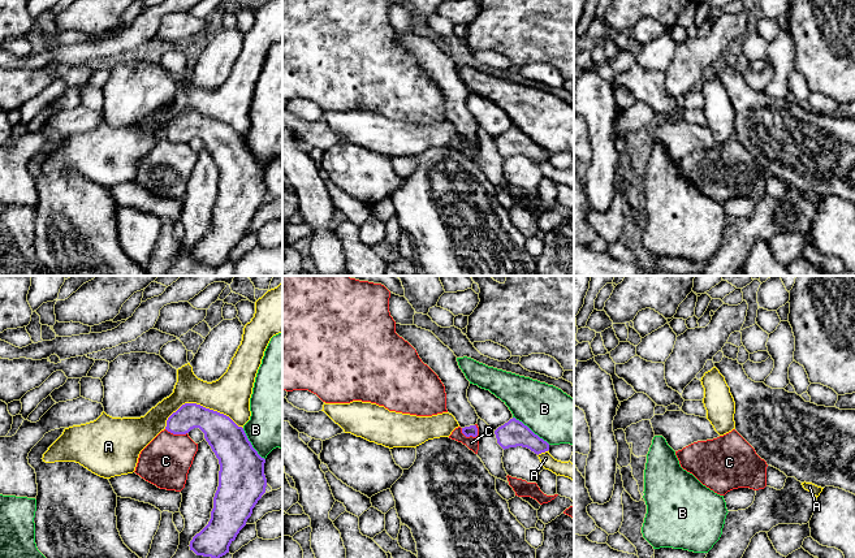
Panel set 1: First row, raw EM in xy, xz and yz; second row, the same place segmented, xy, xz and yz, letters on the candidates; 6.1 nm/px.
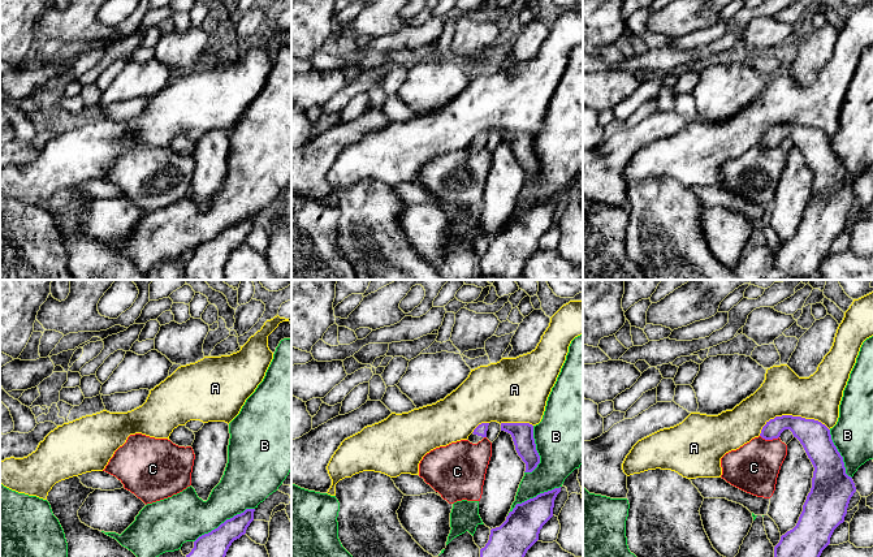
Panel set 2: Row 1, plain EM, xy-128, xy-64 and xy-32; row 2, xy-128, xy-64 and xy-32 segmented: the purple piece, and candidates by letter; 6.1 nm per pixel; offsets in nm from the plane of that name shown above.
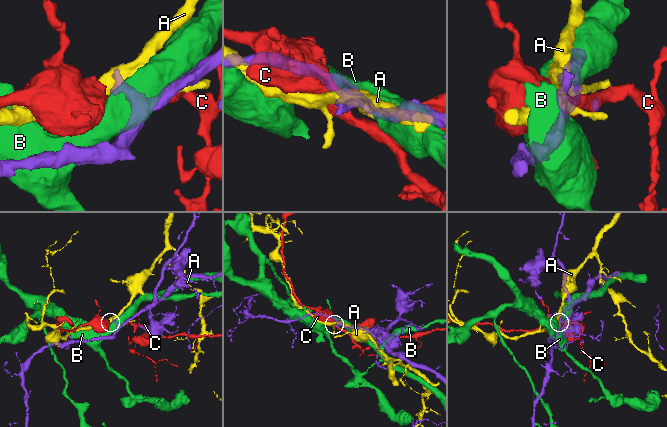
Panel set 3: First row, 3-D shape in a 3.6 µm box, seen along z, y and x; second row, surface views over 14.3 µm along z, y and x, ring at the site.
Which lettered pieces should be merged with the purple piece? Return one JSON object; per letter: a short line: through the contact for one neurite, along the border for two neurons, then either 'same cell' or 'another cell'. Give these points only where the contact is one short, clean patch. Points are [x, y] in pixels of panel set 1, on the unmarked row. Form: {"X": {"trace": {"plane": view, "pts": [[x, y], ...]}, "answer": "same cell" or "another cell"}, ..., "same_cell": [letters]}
{"A": {"answer": "another cell"}, "B": {"answer": "another cell"}, "C": {"answer": "another cell"}, "same_cell": []}

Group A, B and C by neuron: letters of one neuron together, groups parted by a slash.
A / B / C

